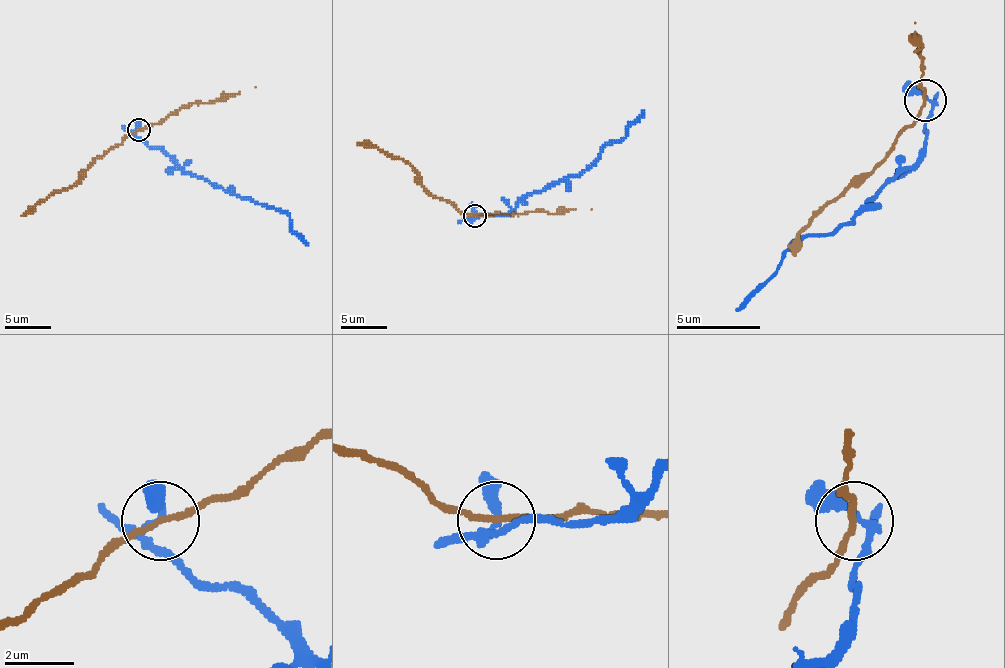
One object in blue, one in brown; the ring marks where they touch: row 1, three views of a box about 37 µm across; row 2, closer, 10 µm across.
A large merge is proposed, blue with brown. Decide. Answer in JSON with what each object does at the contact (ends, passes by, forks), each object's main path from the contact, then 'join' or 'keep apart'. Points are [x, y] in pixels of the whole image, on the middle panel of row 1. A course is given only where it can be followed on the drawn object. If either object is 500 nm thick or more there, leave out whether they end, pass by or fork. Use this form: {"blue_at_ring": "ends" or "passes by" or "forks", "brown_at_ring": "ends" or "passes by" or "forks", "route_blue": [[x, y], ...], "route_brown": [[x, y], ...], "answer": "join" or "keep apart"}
{"blue_at_ring": "forks", "brown_at_ring": "passes by", "route_blue": [[474, 216], [506, 216], [525, 197], [580, 175], [607, 145], [619, 142], [626, 136], [626, 129], [644, 110]], "route_brown": [[474, 216], [435, 197], [401, 158], [387, 156], [375, 147], [357, 142]], "answer": "keep apart"}

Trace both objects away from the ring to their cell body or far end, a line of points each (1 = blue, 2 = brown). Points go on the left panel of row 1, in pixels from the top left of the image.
1: (138, 130), (138, 137), (150, 146), (159, 146), (189, 172), (283, 211), (290, 218), (290, 227), (308, 245)
2: (138, 130), (99, 156), (65, 190), (51, 192), (21, 215)

